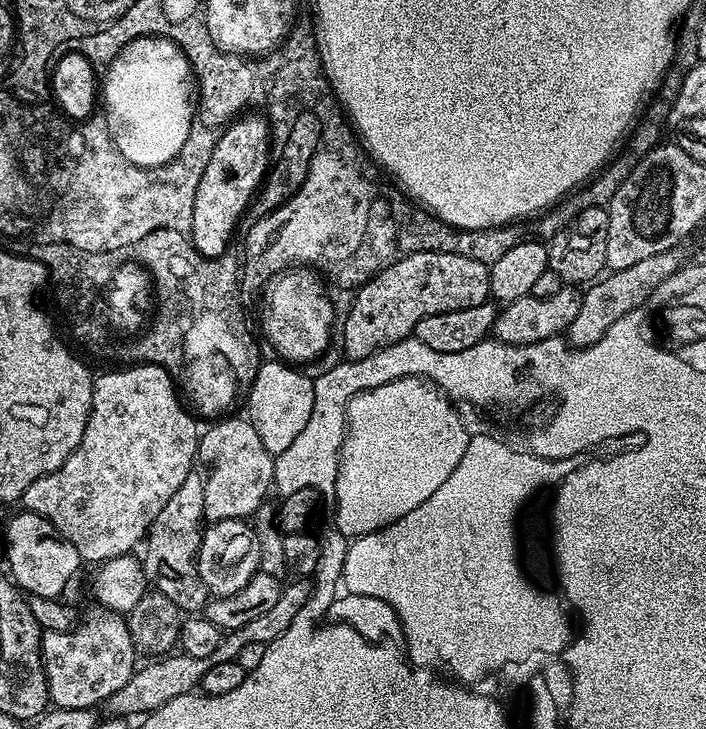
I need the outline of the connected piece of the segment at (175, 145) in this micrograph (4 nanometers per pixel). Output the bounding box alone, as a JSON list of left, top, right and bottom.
[103,36,196,168]

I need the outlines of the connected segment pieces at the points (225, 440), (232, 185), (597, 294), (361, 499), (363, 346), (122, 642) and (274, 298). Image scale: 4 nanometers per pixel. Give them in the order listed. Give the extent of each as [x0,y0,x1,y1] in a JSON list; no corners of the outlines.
[[198,418,274,522],[190,114,271,258],[566,248,685,348],[335,376,470,538],[343,252,489,360],[40,606,138,710],[260,272,336,366]]

